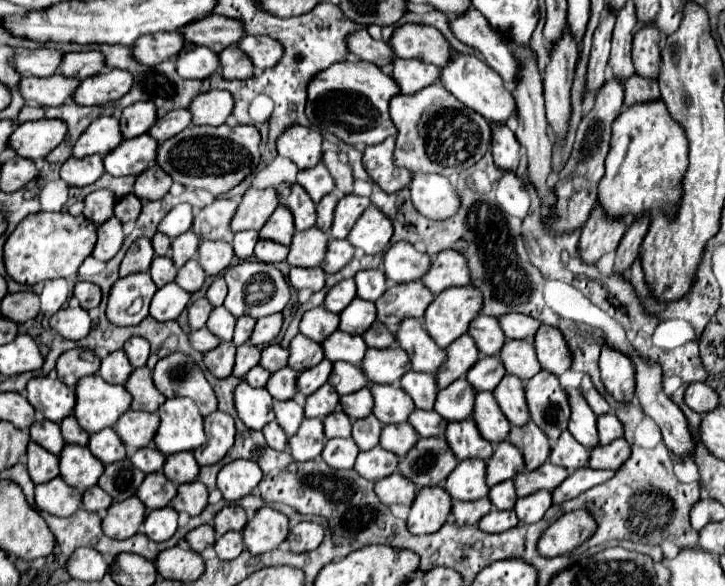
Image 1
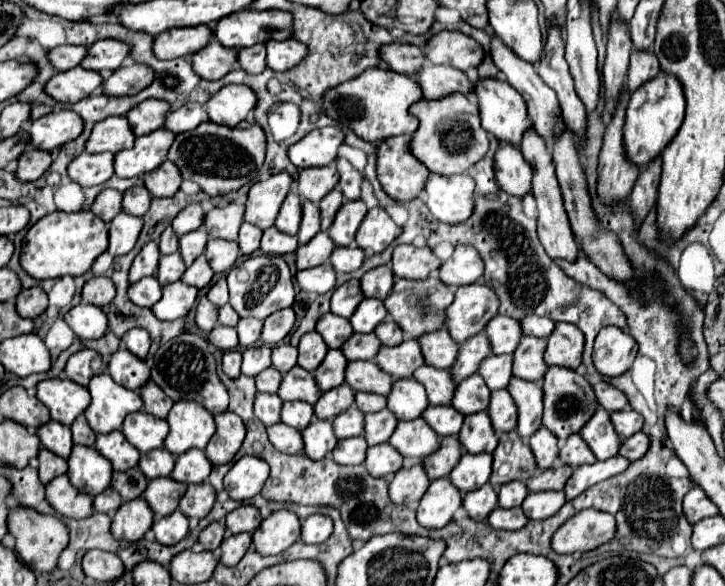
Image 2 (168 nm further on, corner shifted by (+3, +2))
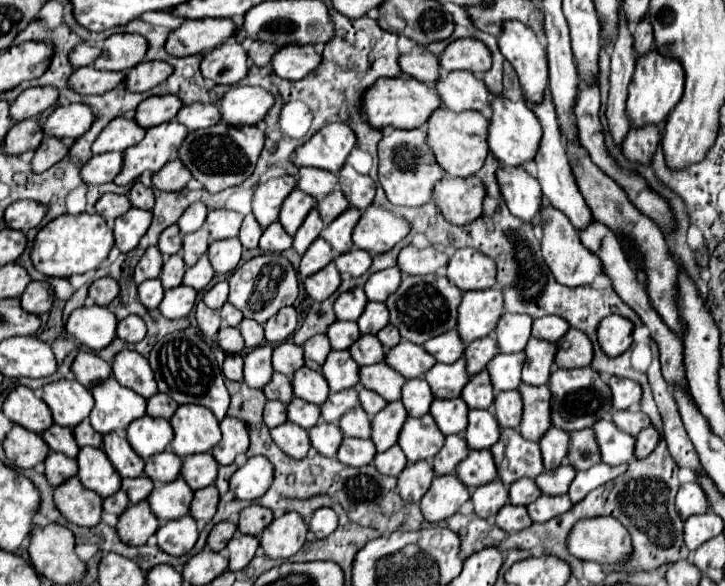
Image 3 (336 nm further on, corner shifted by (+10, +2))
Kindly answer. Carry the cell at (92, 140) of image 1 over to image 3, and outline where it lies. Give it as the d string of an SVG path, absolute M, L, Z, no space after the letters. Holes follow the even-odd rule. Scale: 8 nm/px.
M117 118L113 120L103 132L101 136L95 140L93 144L93 152L95 154L105 154L105 152L123 152L125 148L137 144L143 140L145 136L145 128L141 128L133 118Z

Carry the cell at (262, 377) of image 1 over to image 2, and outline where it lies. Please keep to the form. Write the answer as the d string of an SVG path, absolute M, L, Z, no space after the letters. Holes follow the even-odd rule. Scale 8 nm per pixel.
M266 368L264 372L260 372L254 380L256 380L256 390L258 392L270 392L274 394L276 388L280 386L280 372L276 372L274 368Z

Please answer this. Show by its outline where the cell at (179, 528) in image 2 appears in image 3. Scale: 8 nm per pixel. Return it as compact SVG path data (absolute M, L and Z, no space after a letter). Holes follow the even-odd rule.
M185 516L181 520L171 520L157 530L159 548L163 548L171 556L187 554L195 546L197 538L199 538L199 528L191 516Z

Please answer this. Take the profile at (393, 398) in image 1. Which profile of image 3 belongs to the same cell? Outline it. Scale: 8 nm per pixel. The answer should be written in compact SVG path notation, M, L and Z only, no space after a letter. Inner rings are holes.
M423 378L407 380L403 388L403 404L409 408L409 416L425 416L431 408L433 394Z

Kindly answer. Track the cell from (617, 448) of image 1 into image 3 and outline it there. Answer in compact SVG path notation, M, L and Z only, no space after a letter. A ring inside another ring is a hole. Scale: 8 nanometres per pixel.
M653 426L641 430L641 434L637 436L635 456L637 456L637 458L645 458L645 456L649 456L649 454L655 450L655 446L659 444L659 440L661 440L661 434L659 434Z

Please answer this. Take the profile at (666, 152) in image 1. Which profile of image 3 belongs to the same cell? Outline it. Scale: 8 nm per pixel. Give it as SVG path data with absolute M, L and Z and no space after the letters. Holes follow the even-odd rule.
M649 50L647 54L639 56L627 98L627 114L633 124L659 124L661 120L665 120L683 96L683 82L685 72L679 60L671 60L669 56L659 54L657 50Z

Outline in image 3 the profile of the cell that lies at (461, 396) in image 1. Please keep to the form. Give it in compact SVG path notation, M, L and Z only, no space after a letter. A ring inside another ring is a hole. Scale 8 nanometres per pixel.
M479 372L477 376L471 376L469 384L465 386L465 392L461 398L469 404L469 408L483 408L487 410L495 400L495 390L489 378L489 372Z

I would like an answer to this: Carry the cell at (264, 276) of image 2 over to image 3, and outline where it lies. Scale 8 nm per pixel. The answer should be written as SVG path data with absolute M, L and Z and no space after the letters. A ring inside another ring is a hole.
M261 254L247 260L229 276L229 286L231 286L229 302L237 306L245 318L257 320L261 324L275 316L281 308L291 306L299 296L299 280L295 268L281 254Z

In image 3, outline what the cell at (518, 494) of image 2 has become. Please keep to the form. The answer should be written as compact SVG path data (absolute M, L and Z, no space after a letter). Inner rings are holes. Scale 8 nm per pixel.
M517 480L517 484L511 486L509 492L509 502L511 504L521 504L521 506L529 506L531 502L535 502L541 496L539 486L535 484L535 480Z

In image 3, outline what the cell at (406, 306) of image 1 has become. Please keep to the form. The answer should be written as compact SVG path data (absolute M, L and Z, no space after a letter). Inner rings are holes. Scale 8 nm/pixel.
M427 274L427 276L405 276L399 290L385 302L391 312L391 324L401 332L403 340L413 344L423 344L457 324L457 308L461 304L461 290L449 282L447 276Z

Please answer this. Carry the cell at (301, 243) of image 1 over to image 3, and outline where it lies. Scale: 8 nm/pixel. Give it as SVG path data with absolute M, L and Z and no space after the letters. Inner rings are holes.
M317 238L309 250L303 254L301 258L301 266L299 266L299 274L303 278L319 272L321 268L325 268L329 262L333 260L333 252L331 252L331 246L323 240L323 238Z

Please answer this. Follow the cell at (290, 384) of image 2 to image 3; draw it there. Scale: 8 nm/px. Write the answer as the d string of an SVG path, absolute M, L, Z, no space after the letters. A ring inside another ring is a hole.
M303 366L293 376L293 392L297 398L321 406L329 396L329 384L325 382L325 376L319 370Z

